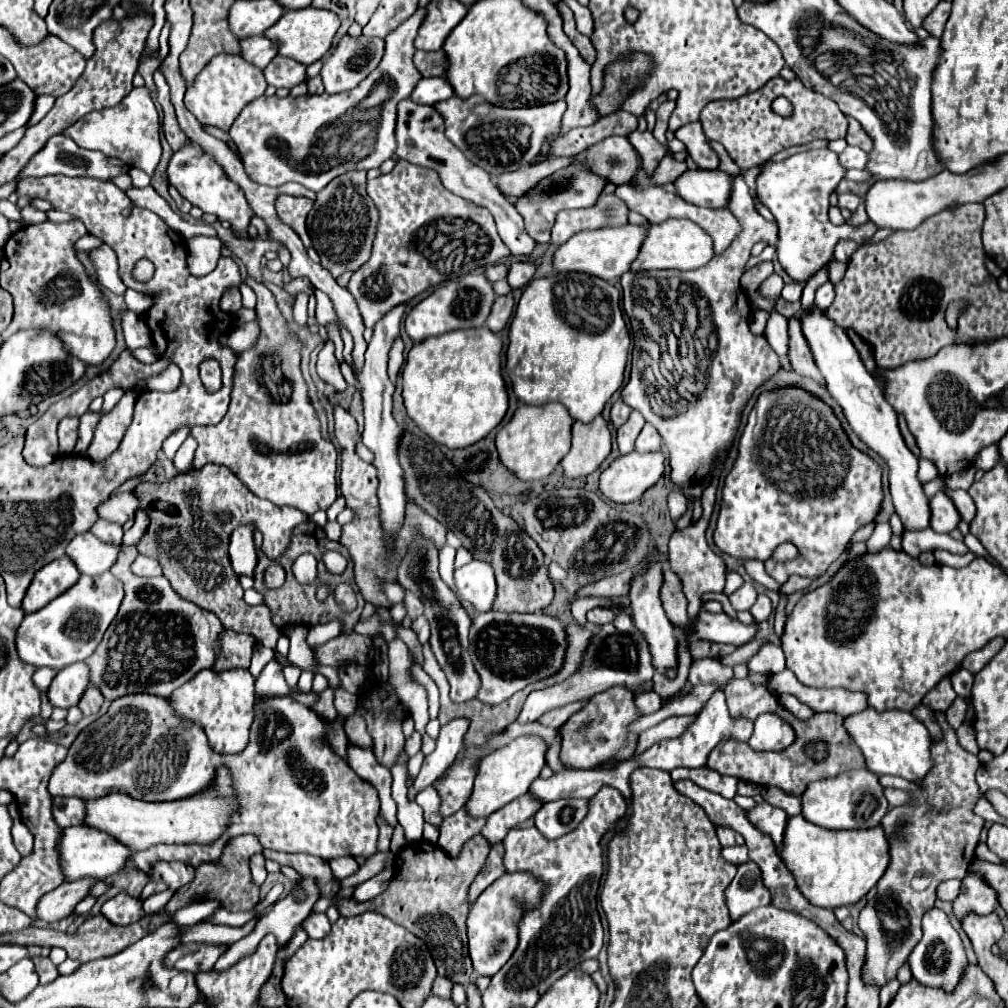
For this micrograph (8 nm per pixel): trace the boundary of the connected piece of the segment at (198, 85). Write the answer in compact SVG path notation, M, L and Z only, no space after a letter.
M221 53L215 55L197 75L197 79L187 87L185 91L185 107L197 117L199 123L215 125L223 131L227 131L235 117L243 111L245 105L249 105L253 99L261 97L267 89L265 77L261 69L249 65L243 57L233 53Z

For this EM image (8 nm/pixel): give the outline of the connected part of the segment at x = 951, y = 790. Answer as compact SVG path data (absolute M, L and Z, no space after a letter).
M943 711L935 713L935 721L943 737L931 743L933 771L925 779L917 779L915 791L907 791L909 803L889 809L885 819L881 819L891 861L885 875L877 881L875 899L869 899L859 913L859 929L867 937L863 979L877 987L895 977L897 969L921 941L921 917L935 905L937 885L947 879L965 877L975 859L975 847L985 823L973 813L979 799L975 771L981 763L959 745L955 729L951 729Z

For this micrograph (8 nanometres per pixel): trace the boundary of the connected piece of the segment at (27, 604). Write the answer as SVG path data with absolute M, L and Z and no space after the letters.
M61 557L37 571L33 577L33 583L29 585L29 591L25 593L25 599L21 603L21 609L25 613L33 613L41 607L45 607L49 601L65 593L73 583L77 583L79 571L75 563L69 563L69 557Z

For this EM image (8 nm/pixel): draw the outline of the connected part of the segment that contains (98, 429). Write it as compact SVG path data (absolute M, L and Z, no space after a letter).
M134 390L125 392L121 401L101 417L95 427L93 439L86 451L92 461L105 460L121 443L134 413L138 393Z

